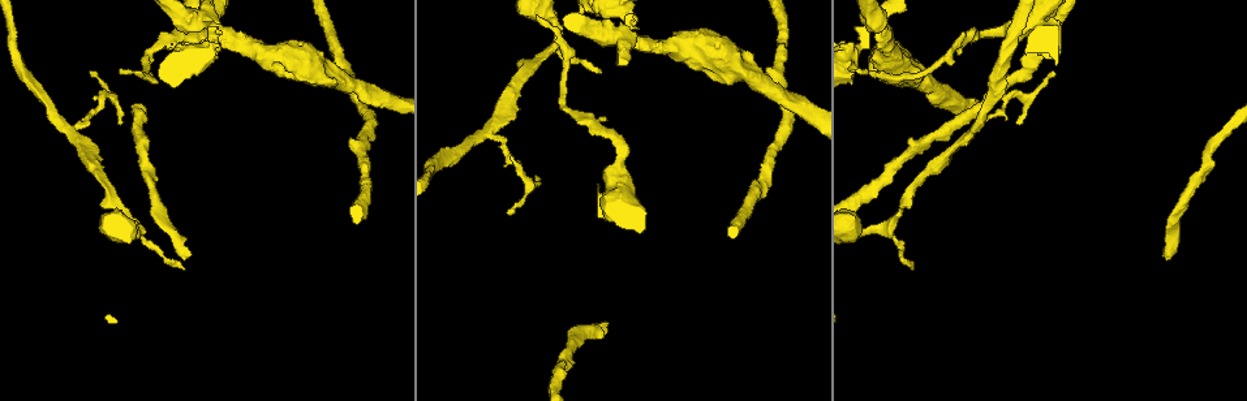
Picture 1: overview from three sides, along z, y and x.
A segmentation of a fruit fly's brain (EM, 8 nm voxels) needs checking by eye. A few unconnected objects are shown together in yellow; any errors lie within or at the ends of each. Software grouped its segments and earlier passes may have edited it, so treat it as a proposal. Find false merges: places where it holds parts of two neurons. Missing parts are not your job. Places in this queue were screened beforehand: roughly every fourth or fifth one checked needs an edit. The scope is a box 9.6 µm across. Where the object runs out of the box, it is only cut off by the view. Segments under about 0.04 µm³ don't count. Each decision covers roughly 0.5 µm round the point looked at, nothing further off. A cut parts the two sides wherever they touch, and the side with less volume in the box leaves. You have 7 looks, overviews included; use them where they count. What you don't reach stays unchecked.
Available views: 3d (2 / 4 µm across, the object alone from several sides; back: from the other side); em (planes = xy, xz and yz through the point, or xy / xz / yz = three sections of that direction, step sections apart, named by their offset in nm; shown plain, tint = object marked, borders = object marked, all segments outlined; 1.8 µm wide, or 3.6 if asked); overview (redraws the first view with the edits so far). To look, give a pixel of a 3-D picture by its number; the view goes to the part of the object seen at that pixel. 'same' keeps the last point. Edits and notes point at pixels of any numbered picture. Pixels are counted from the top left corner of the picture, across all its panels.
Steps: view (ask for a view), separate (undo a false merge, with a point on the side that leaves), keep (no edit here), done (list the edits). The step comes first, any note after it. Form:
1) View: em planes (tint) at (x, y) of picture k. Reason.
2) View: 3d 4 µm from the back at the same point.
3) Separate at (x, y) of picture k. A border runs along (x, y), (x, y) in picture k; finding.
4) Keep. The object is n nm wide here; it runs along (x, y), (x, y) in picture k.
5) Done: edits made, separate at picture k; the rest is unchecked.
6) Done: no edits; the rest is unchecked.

View: em 3.6 µm planes (tint) at (1050, 35) of picture 1. Sudden change in width.

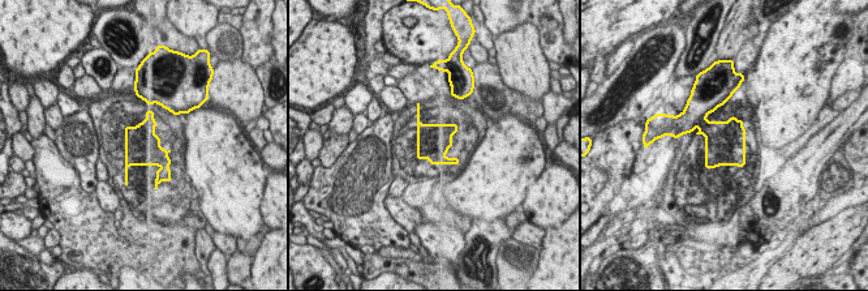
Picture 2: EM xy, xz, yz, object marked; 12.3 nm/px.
Separate at (716, 132) of picture 2. A border runs along (704, 118), (696, 125) in picture 2; two neurons meet here.

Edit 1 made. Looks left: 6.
View: overview.

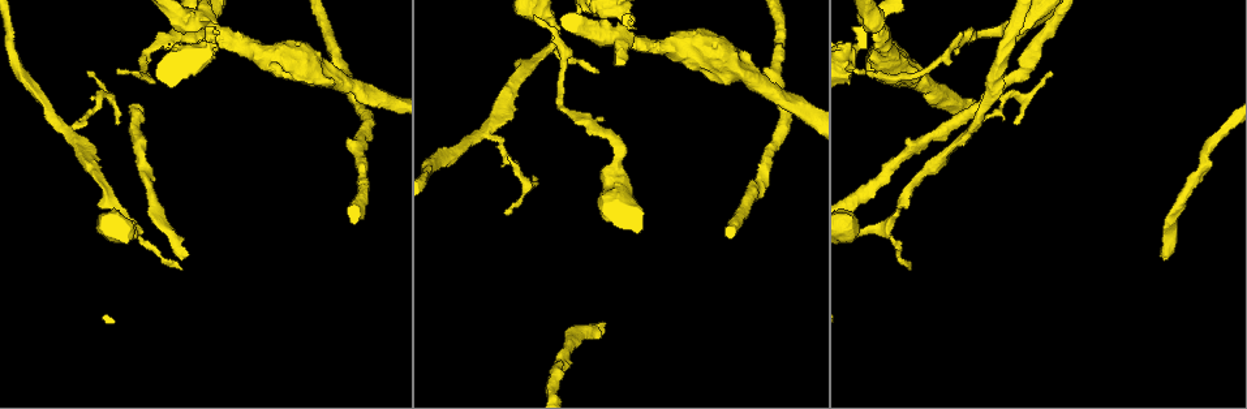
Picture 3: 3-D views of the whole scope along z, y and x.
View: em xz step 8 (tint) at (854, 231) of picture 3. Thick turns thin.

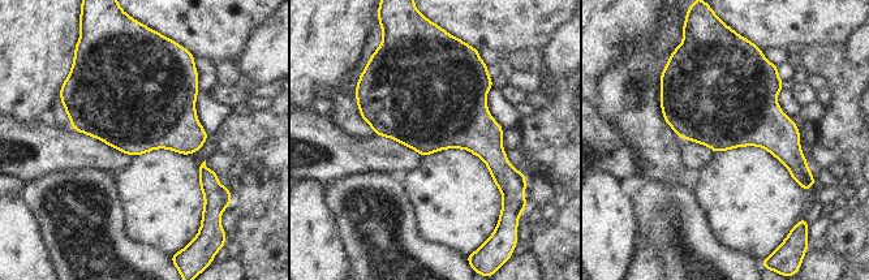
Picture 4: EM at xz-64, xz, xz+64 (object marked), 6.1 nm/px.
View: em planes (tint) at the same point.

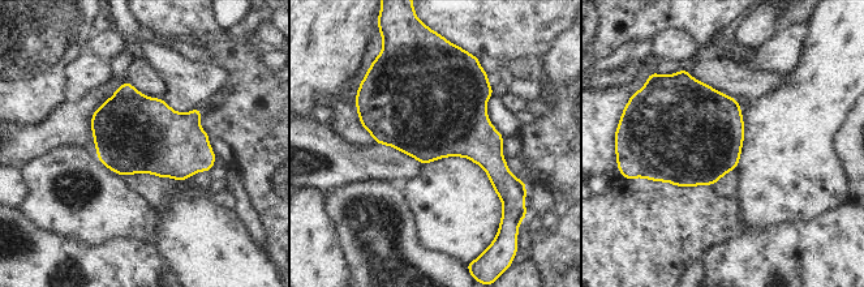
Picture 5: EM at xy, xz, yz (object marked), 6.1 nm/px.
Keep. All the same neuron.

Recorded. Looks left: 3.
Done: edits made, separate at picture 2; the rest is unchecked.

